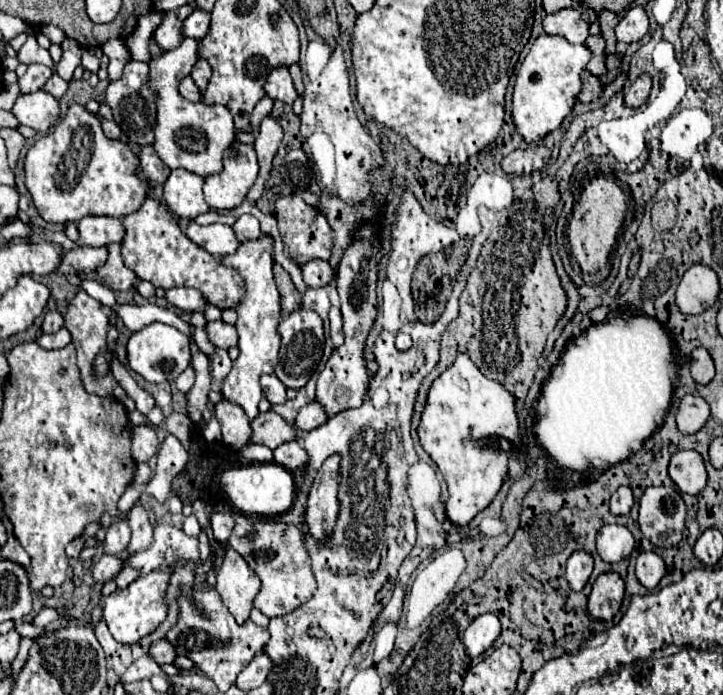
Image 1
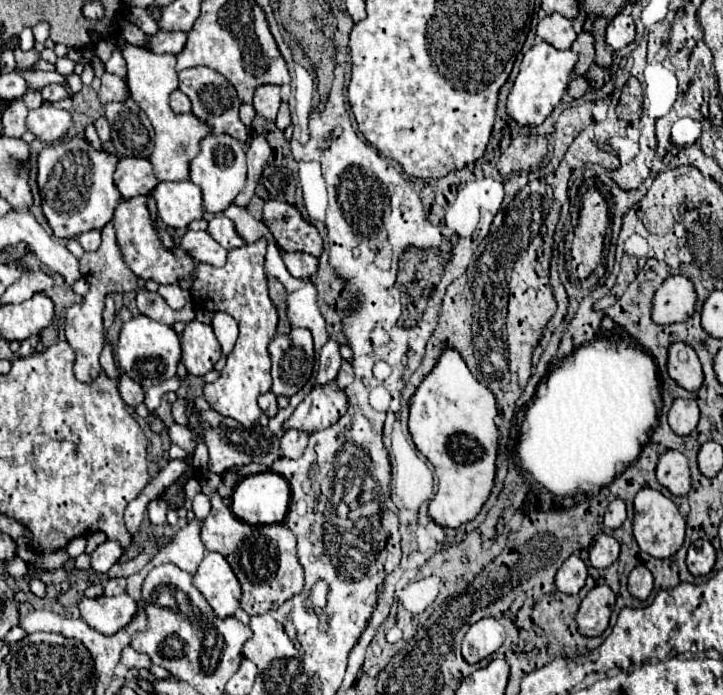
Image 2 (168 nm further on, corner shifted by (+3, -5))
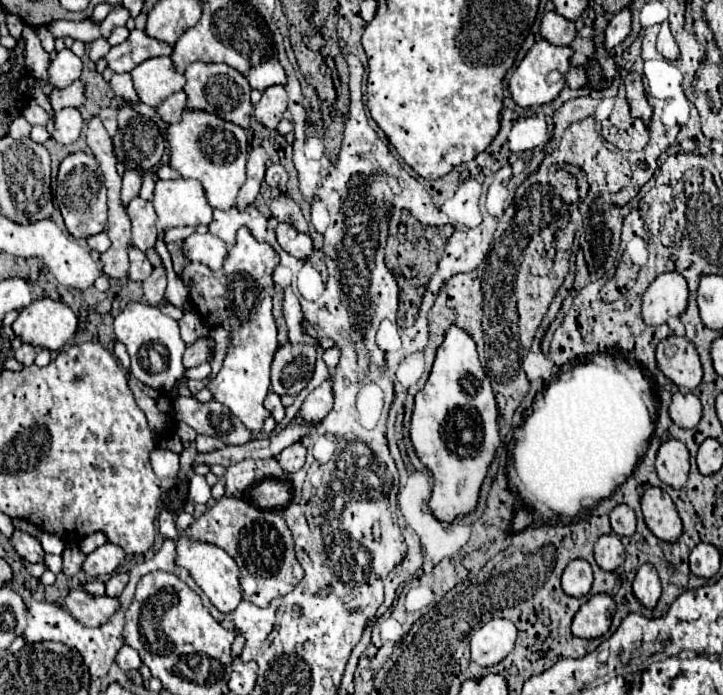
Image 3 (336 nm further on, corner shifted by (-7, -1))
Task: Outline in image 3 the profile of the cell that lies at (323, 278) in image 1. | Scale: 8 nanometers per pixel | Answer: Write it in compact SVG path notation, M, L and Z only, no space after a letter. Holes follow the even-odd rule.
M278 224L276 228L276 238L278 238L278 244L288 252L292 254L294 258L298 260L306 260L312 256L312 240L310 236L298 232L294 226L290 224Z

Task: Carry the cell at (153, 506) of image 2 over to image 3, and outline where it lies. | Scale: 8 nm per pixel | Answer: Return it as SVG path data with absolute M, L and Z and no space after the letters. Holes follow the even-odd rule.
M162 510L162 512L160 512L160 532L162 532L162 536L166 536L166 538L170 538L170 540L174 540L176 534L178 534L174 516L172 516L168 510Z

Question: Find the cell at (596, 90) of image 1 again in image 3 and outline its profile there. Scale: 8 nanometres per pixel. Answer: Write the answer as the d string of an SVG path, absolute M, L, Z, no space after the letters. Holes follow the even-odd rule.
M572 68L568 74L566 74L566 84L572 88L572 90L578 90L582 86L586 86L588 78L586 78L586 70L584 68Z

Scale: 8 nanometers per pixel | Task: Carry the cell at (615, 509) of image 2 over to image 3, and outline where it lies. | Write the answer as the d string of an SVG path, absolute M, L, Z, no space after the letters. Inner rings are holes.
M618 504L610 514L610 524L612 524L612 530L618 536L634 534L634 528L636 528L634 510L630 506L626 506L626 504Z

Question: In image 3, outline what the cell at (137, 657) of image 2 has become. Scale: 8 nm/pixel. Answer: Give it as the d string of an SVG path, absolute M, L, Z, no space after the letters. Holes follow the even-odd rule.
M122 646L120 652L116 654L116 664L122 668L122 670L134 670L134 668L140 668L142 666L142 660L138 658L138 652L130 646Z

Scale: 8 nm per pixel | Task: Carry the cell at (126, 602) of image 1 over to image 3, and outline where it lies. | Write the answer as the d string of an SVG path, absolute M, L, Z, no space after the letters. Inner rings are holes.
M74 590L66 596L68 612L84 626L102 626L118 612L118 598L92 596L86 590Z

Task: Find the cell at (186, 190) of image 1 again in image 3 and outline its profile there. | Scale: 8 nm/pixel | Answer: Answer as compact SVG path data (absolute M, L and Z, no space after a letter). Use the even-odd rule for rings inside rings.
M178 178L178 180L158 180L154 190L154 210L158 214L156 228L160 234L164 234L168 228L176 226L192 226L198 224L210 224L212 222L212 206L206 202L206 192L202 190L202 184L192 178Z

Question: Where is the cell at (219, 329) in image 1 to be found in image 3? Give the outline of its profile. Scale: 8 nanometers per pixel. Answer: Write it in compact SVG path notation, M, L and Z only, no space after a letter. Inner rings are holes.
M202 336L194 344L190 344L184 352L184 368L196 368L204 362L212 362L212 350L208 338Z

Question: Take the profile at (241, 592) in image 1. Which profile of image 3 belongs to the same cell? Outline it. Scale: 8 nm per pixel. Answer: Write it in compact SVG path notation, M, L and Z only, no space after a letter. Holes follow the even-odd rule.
M178 540L176 542L176 564L186 568L196 584L204 590L204 594L210 598L210 602L220 610L220 612L232 612L242 600L242 590L238 582L238 566L236 562L218 546L214 544L204 544L204 542L192 542L192 540Z

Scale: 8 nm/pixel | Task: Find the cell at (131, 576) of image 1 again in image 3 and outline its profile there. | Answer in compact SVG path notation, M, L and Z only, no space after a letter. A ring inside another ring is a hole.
M116 572L116 574L112 574L108 580L106 580L106 594L108 596L120 596L122 594L122 590L124 590L124 586L128 584L128 574L126 572Z

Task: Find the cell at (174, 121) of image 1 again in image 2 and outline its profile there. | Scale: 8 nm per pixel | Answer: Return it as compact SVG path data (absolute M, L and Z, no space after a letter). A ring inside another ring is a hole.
M126 44L122 48L122 54L128 64L128 90L130 98L146 112L148 120L154 126L156 138L154 138L154 152L152 152L152 168L154 176L160 182L180 182L188 180L188 162L196 156L196 150L200 150L200 138L208 132L208 126L200 124L198 118L192 118L192 114L172 114L172 108L168 106L168 98L173 91L178 89L178 74L176 73L176 56L174 54L152 54L150 50L142 46Z

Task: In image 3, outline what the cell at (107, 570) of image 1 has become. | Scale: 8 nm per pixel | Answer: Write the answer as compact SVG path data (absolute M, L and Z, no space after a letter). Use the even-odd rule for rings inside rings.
M224 494L216 504L194 520L186 530L178 532L178 538L190 538L194 542L206 542L226 550L240 568L240 590L244 600L266 608L274 598L288 594L306 576L296 560L294 540L282 516L272 510L258 510L250 502L236 500Z

